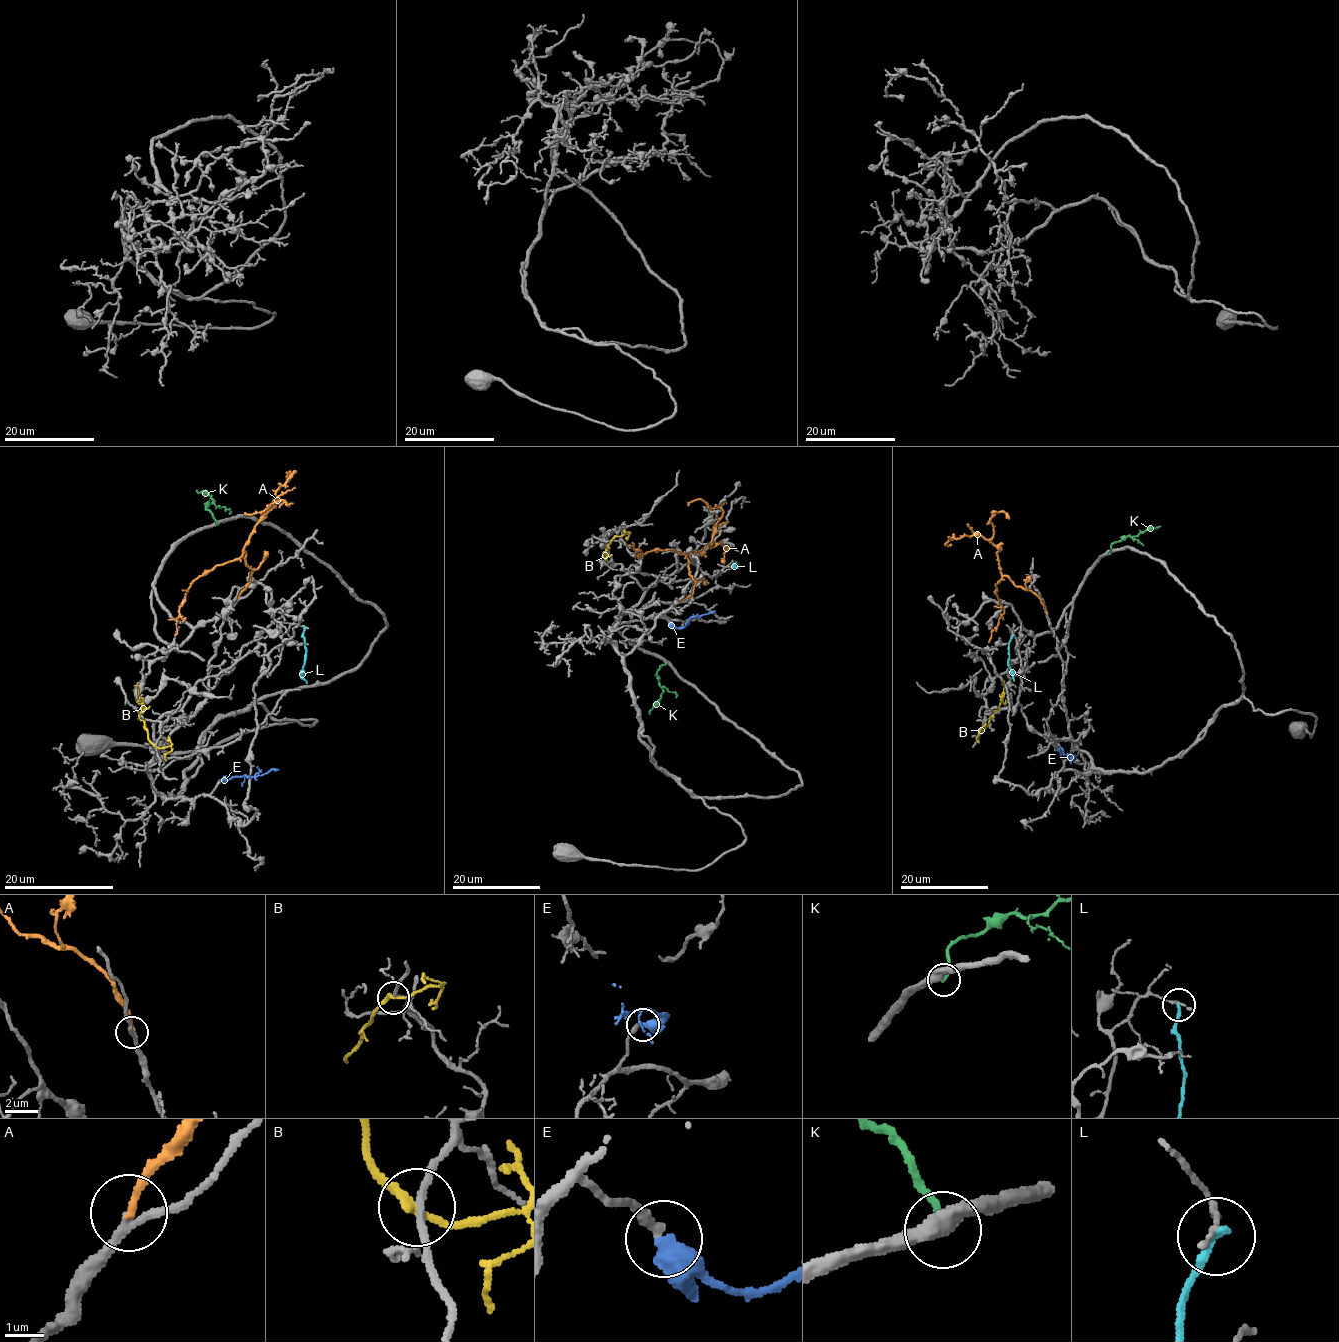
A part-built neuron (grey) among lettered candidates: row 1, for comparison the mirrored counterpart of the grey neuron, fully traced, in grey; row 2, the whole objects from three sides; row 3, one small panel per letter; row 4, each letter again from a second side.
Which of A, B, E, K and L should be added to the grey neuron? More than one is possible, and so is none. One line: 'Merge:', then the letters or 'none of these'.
Merge: A, E

